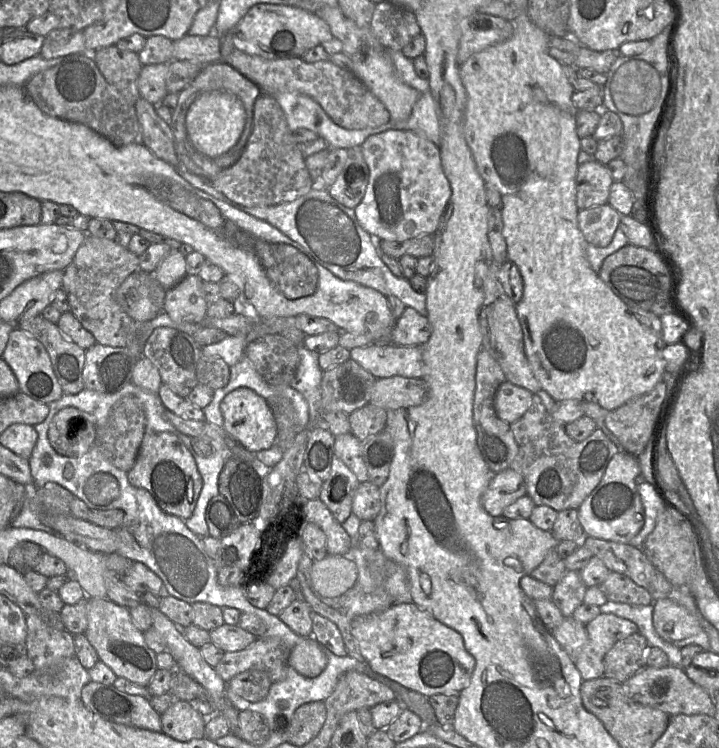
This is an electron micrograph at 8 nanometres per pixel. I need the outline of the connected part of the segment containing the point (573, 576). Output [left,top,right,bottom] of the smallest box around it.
[552,570,587,617]

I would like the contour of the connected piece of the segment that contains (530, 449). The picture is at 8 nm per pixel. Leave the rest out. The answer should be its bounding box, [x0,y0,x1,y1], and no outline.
[510,394,621,512]

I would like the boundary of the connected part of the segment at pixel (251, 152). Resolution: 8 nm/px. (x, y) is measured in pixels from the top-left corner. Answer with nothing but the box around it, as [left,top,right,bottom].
[209,93,317,207]

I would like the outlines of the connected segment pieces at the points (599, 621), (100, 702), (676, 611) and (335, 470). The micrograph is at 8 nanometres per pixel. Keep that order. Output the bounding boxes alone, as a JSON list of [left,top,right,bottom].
[[574,613,639,680],[81,681,162,732],[653,598,702,643],[319,455,359,524]]

